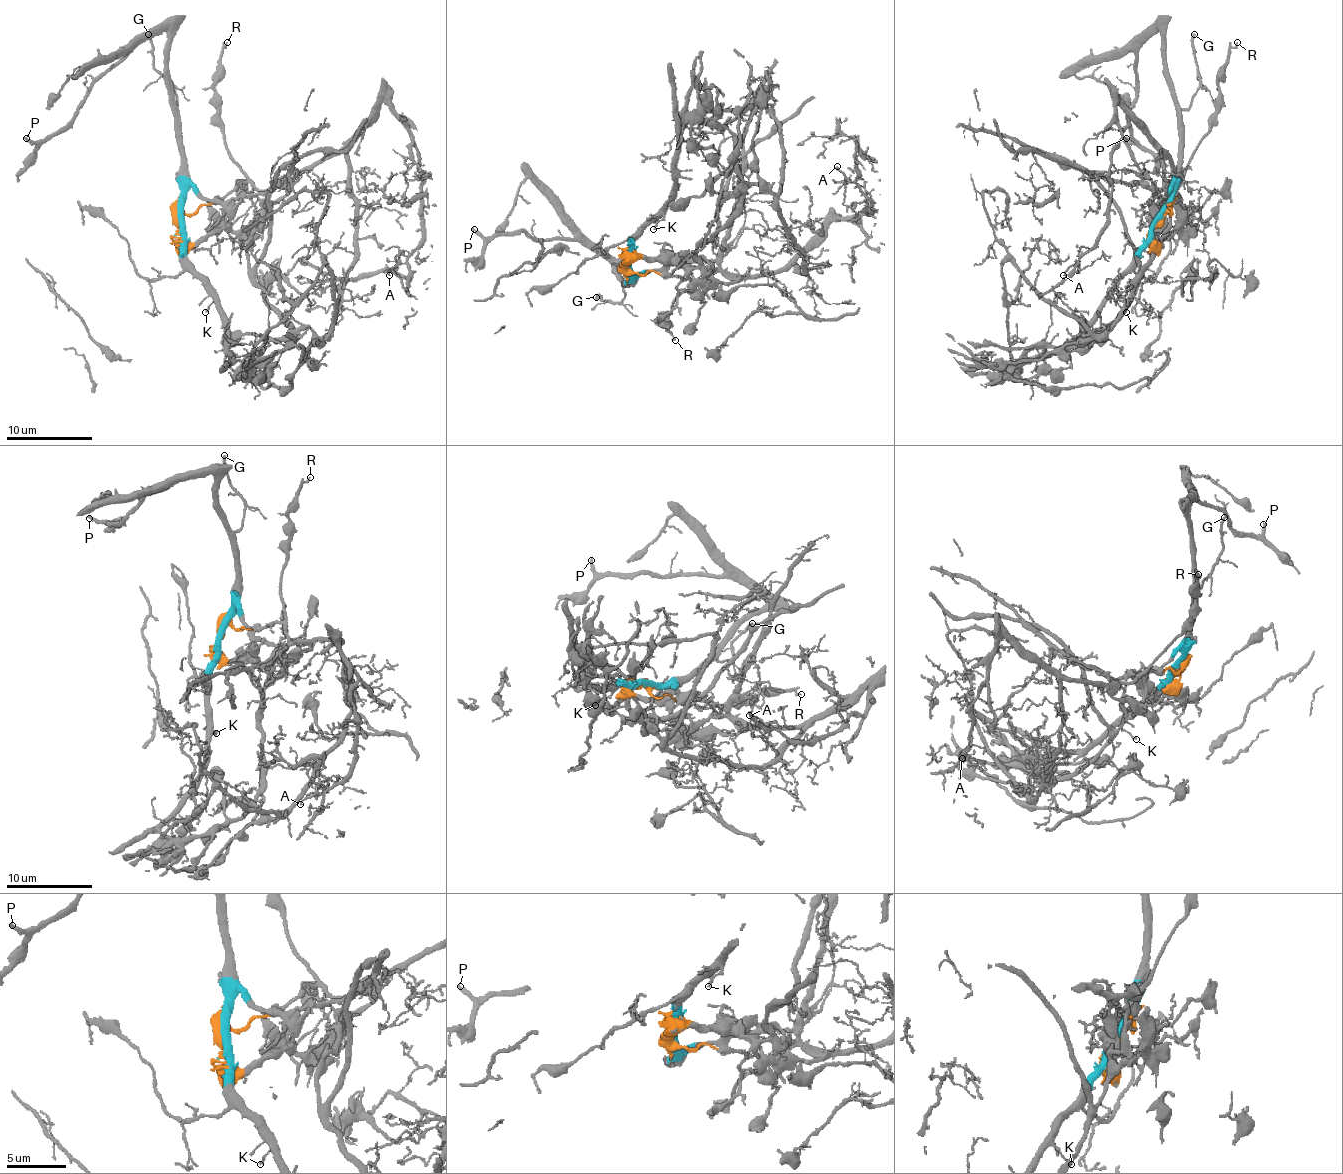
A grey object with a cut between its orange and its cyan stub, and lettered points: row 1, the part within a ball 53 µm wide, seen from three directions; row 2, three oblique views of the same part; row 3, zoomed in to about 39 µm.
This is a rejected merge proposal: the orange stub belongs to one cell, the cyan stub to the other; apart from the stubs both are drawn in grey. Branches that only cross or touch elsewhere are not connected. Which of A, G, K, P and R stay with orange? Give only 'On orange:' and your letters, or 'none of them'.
On orange: A, R

